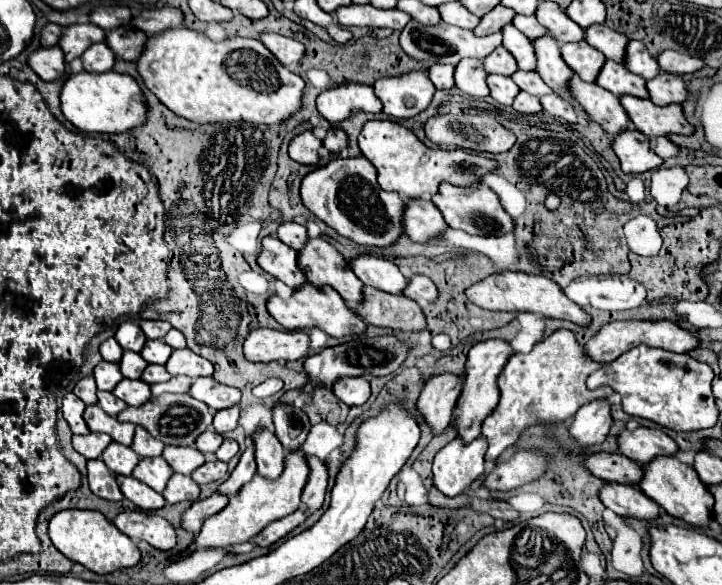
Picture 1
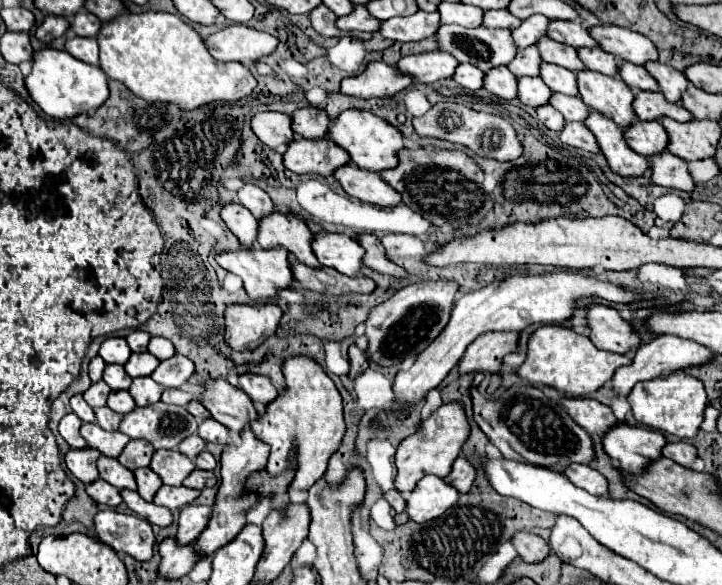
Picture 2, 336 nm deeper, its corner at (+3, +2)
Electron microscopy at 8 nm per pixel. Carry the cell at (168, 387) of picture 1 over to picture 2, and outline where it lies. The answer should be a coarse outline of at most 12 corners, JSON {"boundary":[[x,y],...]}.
{"boundary":[[165,389],[163,403],[185,407],[193,395],[183,389]]}

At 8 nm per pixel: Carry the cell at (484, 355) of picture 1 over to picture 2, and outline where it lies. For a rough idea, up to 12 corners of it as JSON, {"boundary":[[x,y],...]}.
{"boundary":[[463,403],[441,405],[397,447],[395,487],[447,477],[471,433]]}

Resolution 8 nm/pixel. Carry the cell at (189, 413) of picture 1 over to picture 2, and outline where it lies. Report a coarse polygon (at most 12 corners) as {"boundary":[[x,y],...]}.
{"boundary":[[157,401],[123,415],[119,431],[175,449],[197,433],[185,407]]}

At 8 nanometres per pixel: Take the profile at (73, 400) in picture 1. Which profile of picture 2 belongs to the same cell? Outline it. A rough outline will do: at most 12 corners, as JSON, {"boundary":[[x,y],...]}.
{"boundary":[[73,413],[59,423],[59,433],[71,449],[83,449],[81,421]]}

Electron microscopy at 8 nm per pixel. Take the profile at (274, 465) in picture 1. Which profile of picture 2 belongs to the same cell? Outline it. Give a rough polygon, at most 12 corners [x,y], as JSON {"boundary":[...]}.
{"boundary":[[207,381],[211,417],[241,435],[259,413],[241,389]]}

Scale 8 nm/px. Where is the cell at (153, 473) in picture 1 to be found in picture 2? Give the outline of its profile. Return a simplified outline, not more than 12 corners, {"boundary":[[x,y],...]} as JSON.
{"boundary":[[149,467],[135,469],[137,493],[145,501],[153,495],[163,481]]}

